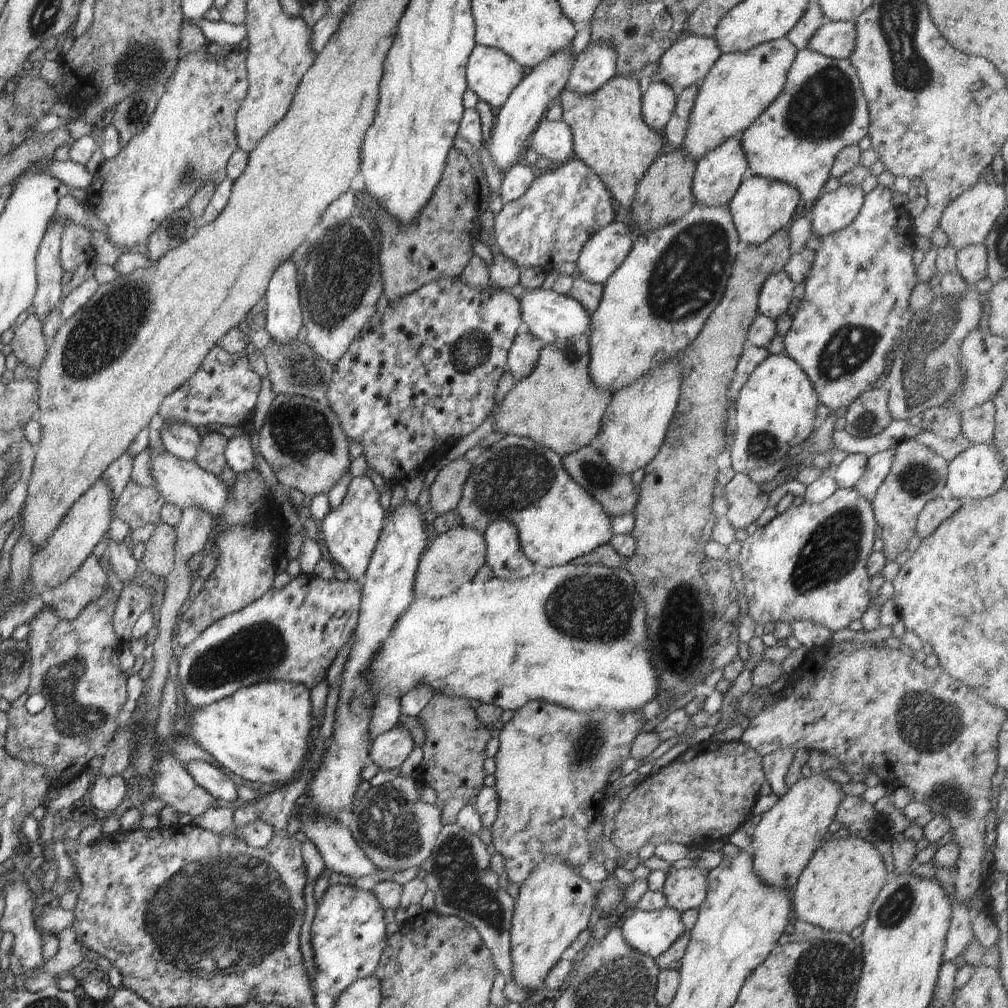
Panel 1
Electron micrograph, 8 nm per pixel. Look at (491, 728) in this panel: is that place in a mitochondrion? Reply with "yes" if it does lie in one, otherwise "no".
no

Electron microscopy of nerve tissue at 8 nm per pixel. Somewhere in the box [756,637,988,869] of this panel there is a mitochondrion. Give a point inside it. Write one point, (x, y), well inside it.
(929, 720)

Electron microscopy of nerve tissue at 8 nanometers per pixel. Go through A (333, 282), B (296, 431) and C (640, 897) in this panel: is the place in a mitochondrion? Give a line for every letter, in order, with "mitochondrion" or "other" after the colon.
A: mitochondrion
B: mitochondrion
C: other

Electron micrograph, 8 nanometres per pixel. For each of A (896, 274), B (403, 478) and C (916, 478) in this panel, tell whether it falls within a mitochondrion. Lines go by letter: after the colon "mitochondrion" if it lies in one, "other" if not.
A: other
B: other
C: mitochondrion

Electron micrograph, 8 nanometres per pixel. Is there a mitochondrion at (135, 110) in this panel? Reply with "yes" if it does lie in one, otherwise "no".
yes

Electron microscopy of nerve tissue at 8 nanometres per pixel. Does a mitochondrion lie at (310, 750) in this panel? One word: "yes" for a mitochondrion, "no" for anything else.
no

